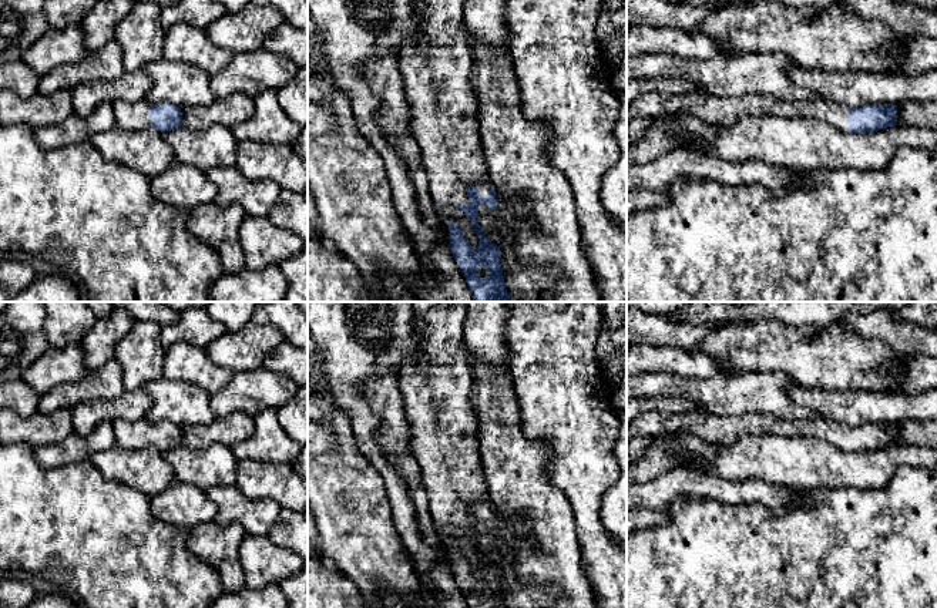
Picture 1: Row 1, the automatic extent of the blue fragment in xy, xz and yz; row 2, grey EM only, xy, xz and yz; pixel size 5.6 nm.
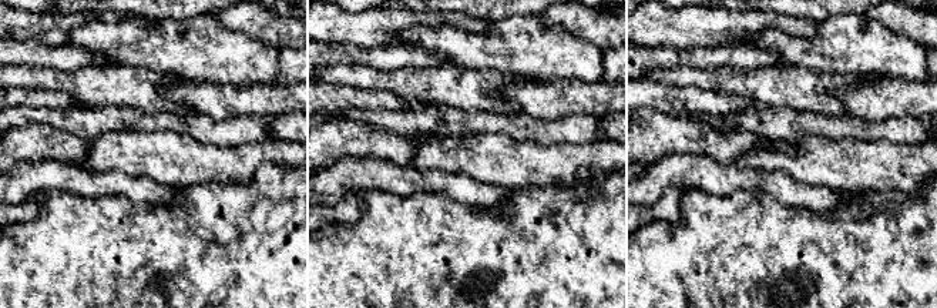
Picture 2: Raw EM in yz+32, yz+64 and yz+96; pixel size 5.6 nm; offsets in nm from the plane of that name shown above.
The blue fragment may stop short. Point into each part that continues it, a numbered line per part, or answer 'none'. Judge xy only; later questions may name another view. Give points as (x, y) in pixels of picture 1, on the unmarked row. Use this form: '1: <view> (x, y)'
1: xy (128, 434)

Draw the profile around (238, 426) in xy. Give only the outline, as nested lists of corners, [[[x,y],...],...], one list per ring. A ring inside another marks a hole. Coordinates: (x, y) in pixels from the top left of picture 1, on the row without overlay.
[[[234,412],[225,417],[216,417],[209,424],[185,424],[181,431],[182,444],[194,450],[212,444],[232,447],[253,434],[255,419],[245,412]]]

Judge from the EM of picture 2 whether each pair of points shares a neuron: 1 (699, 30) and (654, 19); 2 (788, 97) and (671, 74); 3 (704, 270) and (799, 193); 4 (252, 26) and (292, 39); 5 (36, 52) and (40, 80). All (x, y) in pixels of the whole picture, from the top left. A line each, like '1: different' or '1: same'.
1: same
2: same
3: different
4: same
5: different

